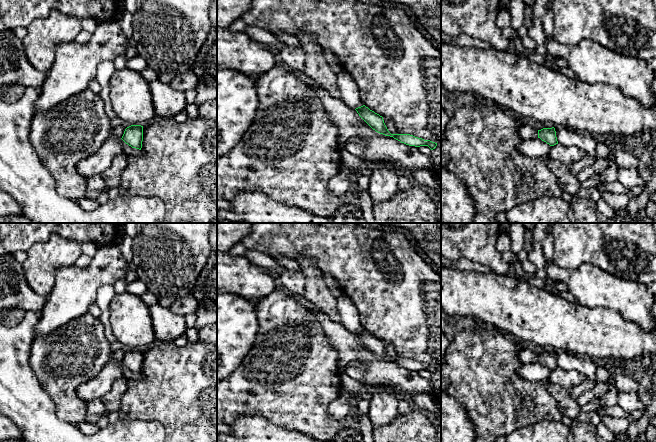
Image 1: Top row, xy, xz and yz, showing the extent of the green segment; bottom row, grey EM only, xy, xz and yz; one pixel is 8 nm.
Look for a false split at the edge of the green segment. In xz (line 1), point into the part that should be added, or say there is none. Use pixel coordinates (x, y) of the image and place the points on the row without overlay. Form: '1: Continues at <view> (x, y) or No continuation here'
1: No continuation here

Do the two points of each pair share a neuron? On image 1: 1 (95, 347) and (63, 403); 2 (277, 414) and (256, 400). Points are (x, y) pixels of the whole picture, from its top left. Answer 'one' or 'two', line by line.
1: one
2: one

